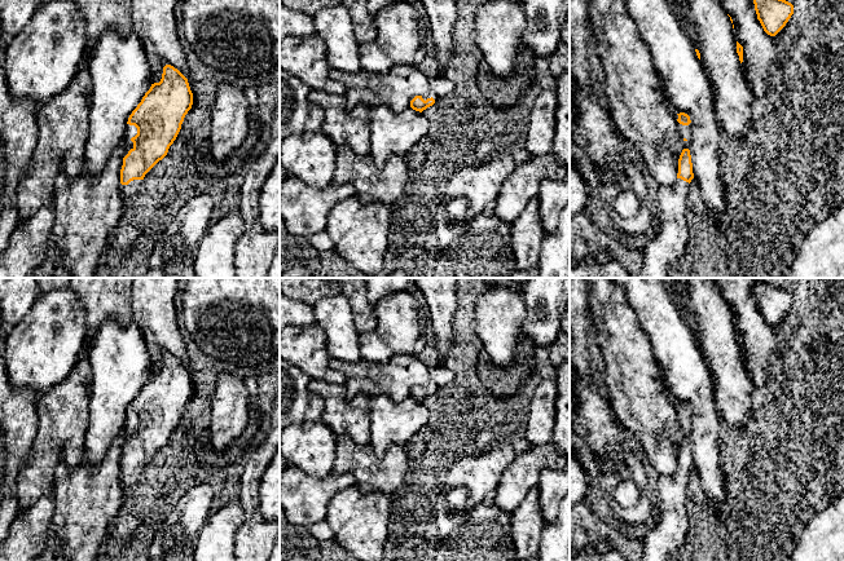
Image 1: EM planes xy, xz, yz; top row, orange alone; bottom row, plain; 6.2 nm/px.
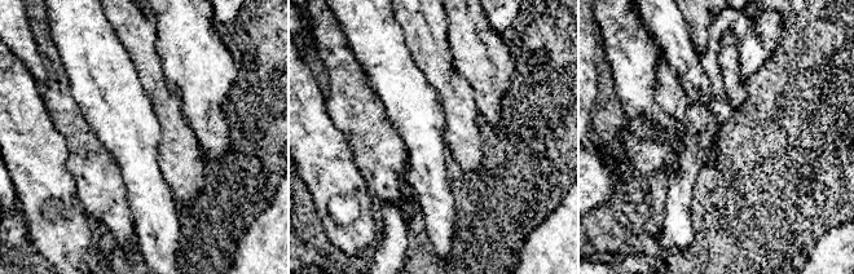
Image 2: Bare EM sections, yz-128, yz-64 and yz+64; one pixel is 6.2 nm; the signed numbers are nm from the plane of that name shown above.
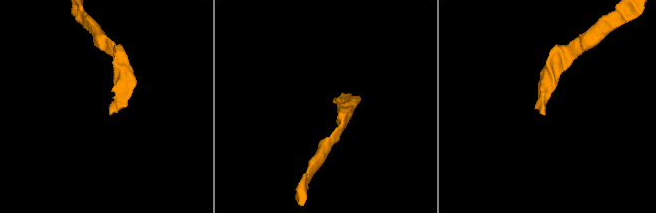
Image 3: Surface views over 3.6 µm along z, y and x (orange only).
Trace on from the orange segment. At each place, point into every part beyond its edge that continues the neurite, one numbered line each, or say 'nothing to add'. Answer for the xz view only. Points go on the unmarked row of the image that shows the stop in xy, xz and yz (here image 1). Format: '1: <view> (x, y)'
1: xz (439, 376)

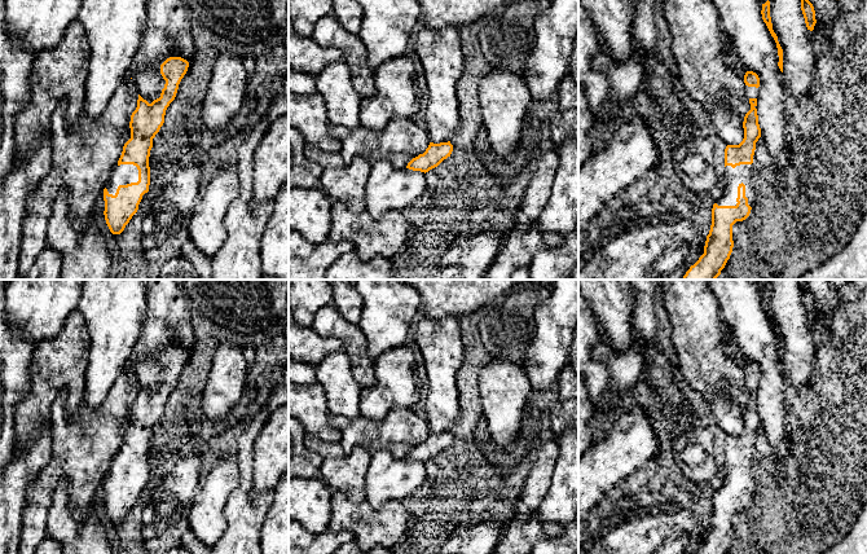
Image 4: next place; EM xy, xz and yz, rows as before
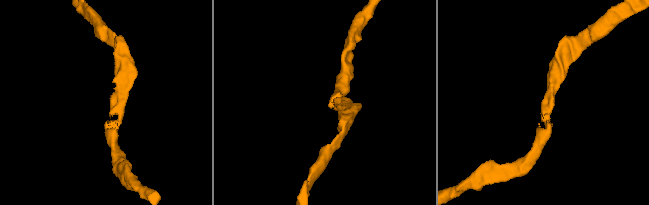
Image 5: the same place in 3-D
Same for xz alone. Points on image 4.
nothing to add

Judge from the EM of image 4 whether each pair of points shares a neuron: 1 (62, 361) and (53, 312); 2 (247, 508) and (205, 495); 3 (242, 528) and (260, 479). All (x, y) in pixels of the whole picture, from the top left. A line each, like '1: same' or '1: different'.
1: different
2: different
3: different

